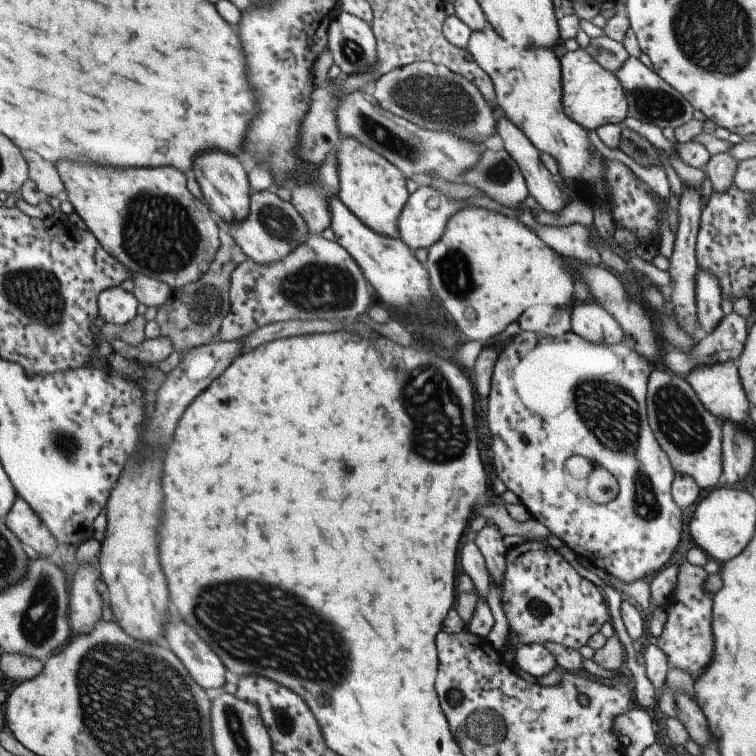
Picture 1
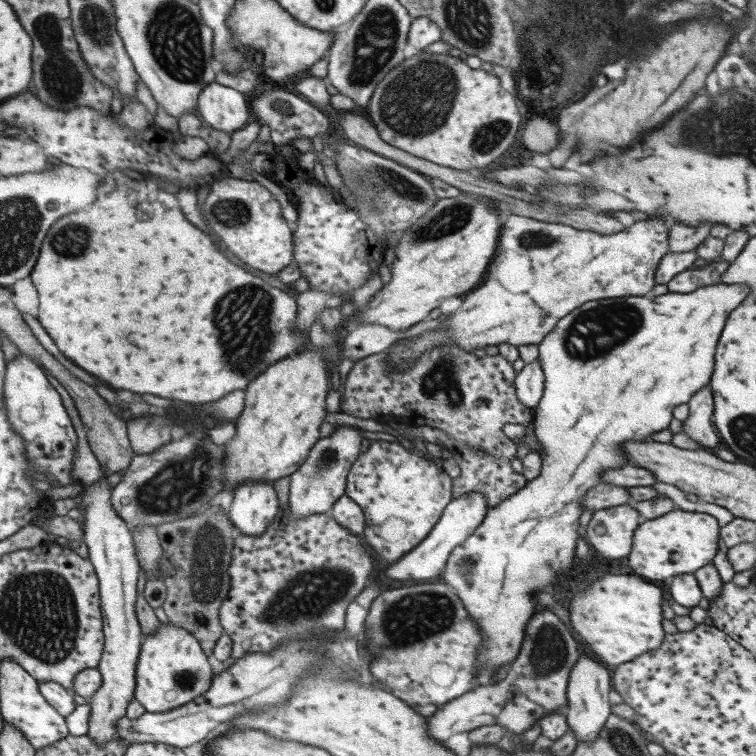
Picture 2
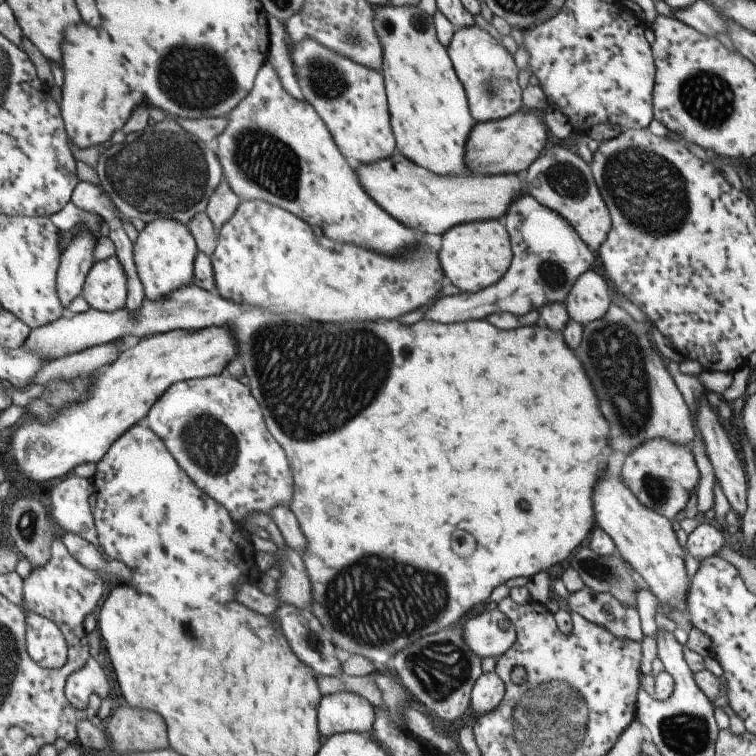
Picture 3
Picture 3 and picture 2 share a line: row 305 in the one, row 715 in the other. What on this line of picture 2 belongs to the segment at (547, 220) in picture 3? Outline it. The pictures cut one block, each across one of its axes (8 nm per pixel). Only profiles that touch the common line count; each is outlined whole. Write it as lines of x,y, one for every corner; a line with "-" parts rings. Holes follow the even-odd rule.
550,609
536,611
523,628
523,638
519,653
507,665
503,678
497,683
477,684
473,690
463,693
457,700
451,700
427,717
427,730
433,739
445,742
449,736
465,732
479,726
497,724
513,734
525,732
541,716
551,712
565,711
566,684
571,666
577,656
577,642
559,622

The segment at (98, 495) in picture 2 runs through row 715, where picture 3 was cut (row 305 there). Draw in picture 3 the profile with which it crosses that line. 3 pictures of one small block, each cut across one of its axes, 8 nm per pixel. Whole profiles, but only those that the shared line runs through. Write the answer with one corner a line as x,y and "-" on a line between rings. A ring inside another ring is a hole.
115,255
94,262
82,284
81,296
99,312
115,312
123,308
127,294
127,278

